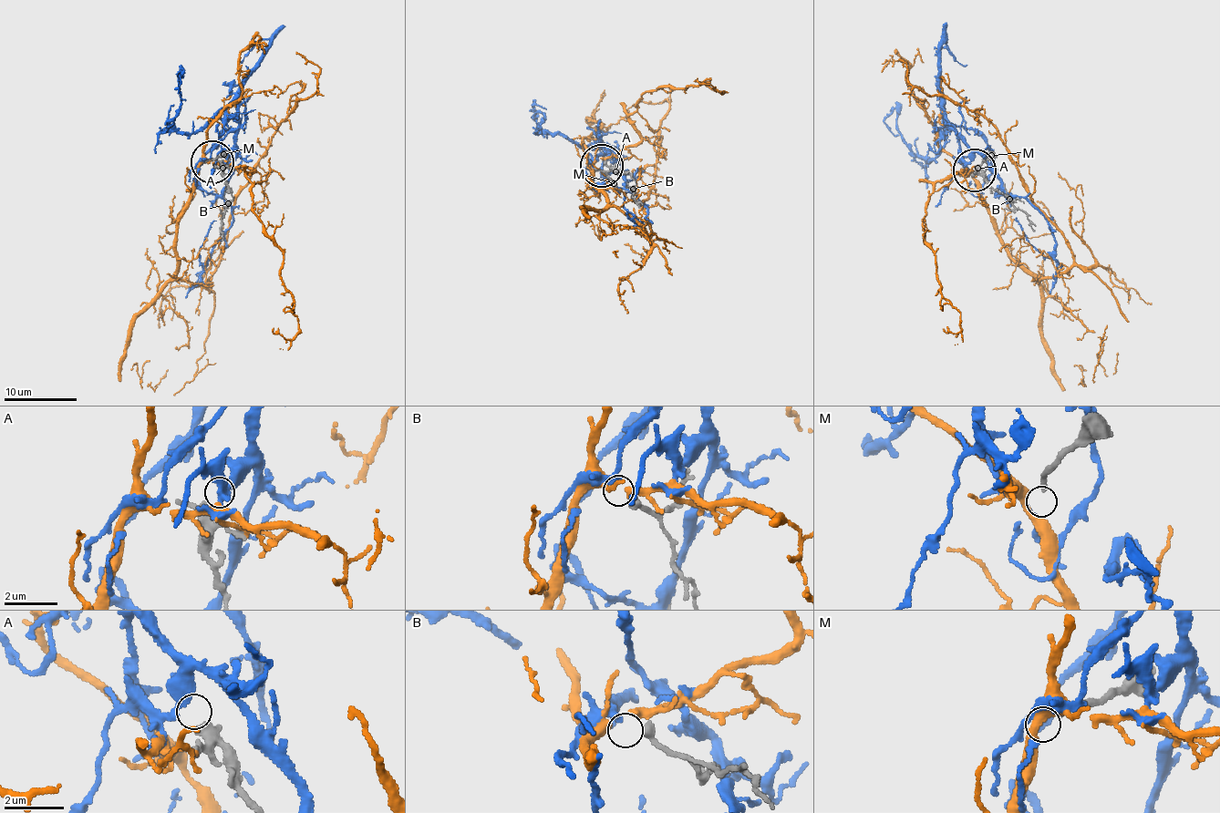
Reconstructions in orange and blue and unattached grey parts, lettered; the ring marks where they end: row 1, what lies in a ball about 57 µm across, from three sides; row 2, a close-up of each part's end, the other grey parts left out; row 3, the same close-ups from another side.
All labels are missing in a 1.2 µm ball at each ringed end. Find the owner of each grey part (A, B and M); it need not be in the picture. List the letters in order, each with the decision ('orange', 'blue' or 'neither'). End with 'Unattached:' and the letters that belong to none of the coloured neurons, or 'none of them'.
A: blue
B: orange
M: neither
Unattached: M

